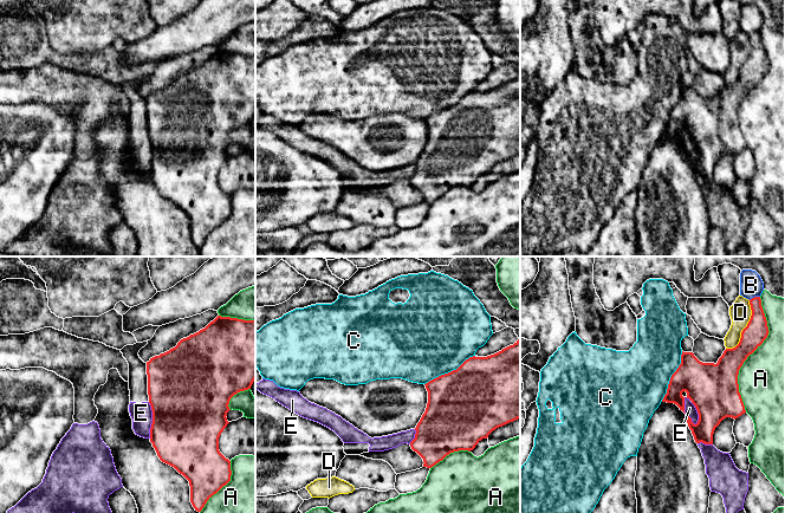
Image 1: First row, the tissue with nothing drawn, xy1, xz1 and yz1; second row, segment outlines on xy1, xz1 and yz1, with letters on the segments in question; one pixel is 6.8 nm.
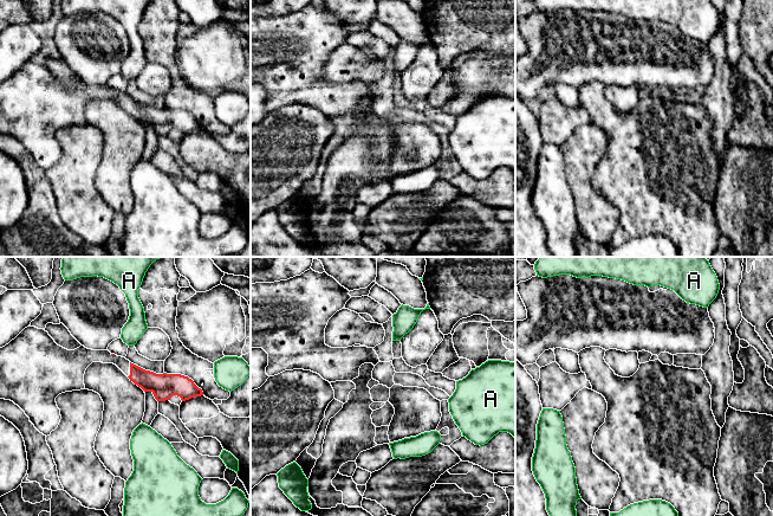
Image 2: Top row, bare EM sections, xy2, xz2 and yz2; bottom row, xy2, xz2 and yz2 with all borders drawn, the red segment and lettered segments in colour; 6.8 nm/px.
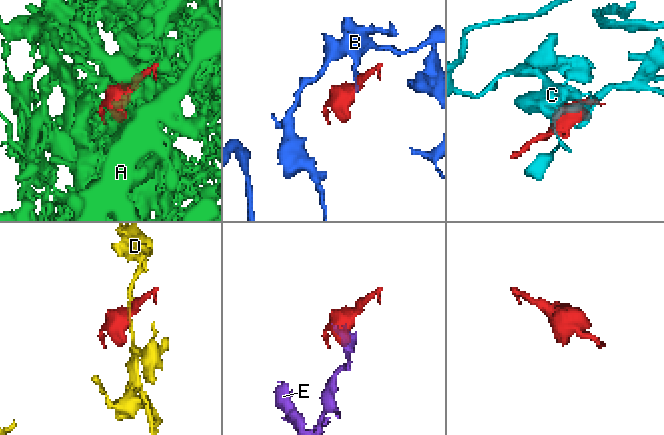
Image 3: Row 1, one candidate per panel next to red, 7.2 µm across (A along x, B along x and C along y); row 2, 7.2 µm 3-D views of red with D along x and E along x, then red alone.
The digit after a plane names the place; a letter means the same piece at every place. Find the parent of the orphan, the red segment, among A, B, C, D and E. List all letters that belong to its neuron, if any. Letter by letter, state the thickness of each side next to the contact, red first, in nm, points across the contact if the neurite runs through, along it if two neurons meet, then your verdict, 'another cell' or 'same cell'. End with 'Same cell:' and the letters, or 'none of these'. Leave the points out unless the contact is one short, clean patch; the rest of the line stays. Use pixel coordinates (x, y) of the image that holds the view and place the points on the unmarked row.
A: 200 nm thick on the red side, 480 nm on the other; another cell
B: 160 nm thick on the red side, 160 nm on the other; another cell
C: 500 nm thick on the red side, 500 nm on the other; another cell
D: 160 nm thick on the red side, 150 nm on the other; another cell
E: 340 nm thick on the red side, 80 nm on the other; another cell
Same cell: none of these

